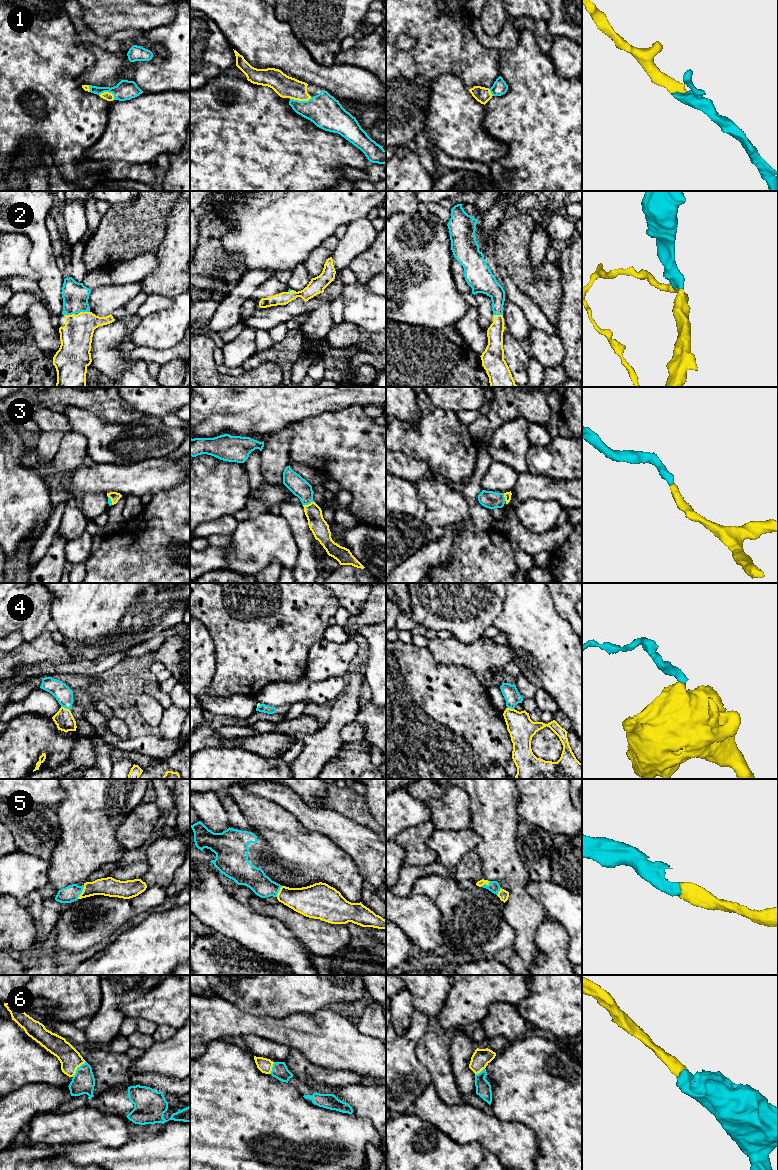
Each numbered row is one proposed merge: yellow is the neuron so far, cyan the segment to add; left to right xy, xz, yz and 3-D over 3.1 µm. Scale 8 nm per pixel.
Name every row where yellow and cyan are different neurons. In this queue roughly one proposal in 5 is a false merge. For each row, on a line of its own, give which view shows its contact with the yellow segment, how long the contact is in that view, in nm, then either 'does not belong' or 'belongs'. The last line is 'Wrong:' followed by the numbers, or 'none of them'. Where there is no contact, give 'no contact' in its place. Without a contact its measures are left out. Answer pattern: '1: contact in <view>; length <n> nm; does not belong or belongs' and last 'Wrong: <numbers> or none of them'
1: contact in xz; length 180 nm; belongs
2: contact in xy; length 100 nm; belongs
3: contact in xz; length 90 nm; belongs
4: contact in xy; length 80 nm; does not belong
5: contact in xy; length 130 nm; belongs
6: contact in xy; length 170 nm; belongs
Wrong: 4

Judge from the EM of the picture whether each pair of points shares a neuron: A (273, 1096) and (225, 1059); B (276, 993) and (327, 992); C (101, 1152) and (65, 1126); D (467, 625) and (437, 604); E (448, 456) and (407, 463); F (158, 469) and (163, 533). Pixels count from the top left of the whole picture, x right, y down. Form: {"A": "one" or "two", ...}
{"A": "one", "B": "one", "C": "two", "D": "one", "E": "two", "F": "two"}

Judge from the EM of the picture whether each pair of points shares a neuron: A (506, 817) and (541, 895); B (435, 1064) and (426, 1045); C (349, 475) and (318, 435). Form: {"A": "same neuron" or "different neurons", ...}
{"A": "different neurons", "B": "same neuron", "C": "same neuron"}

